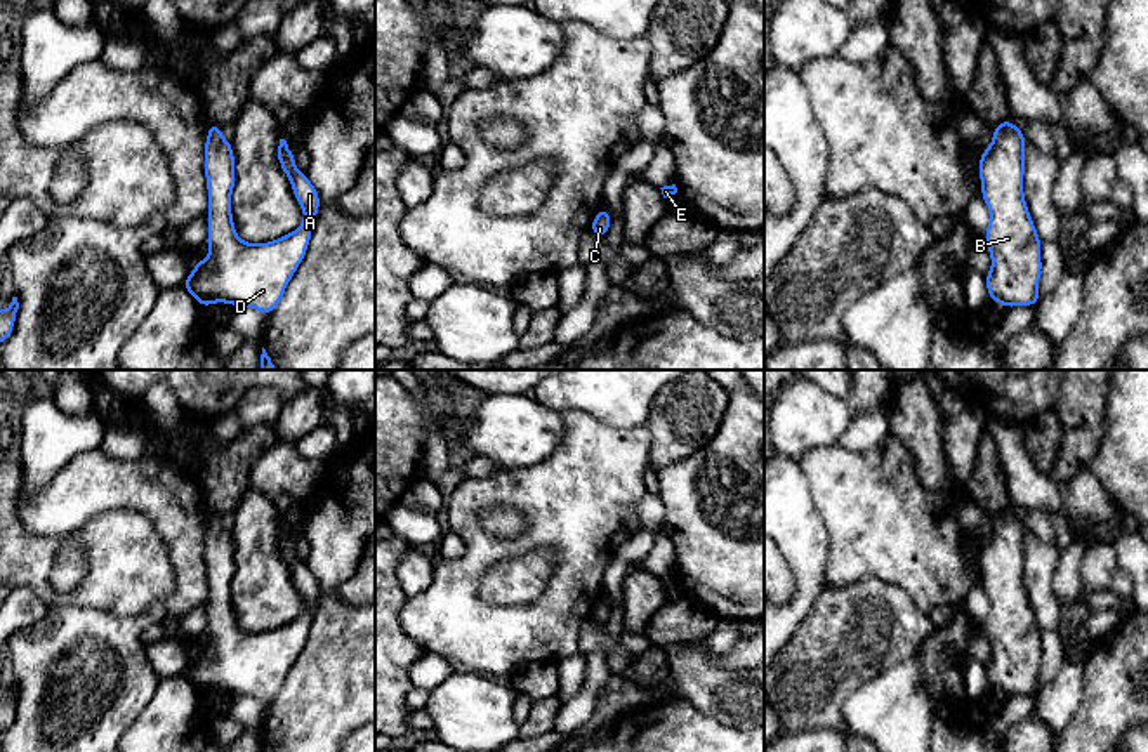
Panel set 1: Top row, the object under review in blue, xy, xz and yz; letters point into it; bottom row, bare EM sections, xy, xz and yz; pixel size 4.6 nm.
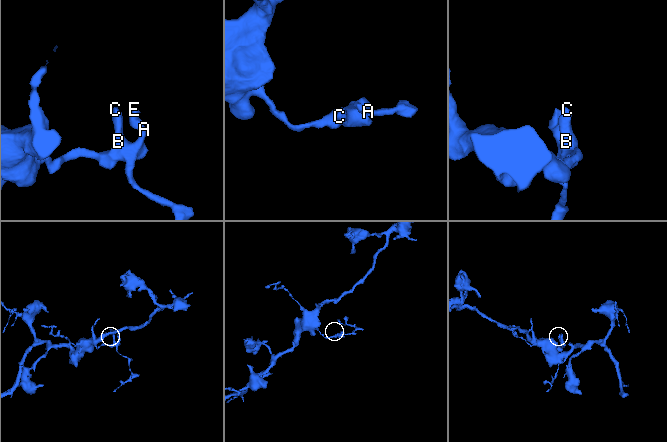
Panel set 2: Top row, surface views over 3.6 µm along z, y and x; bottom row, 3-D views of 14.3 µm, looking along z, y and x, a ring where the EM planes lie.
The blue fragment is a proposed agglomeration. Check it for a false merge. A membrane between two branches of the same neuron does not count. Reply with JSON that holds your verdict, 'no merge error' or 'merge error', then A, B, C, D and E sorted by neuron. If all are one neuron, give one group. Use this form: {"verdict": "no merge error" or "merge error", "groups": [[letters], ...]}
{"verdict": "no merge error", "groups": [["A", "B", "C", "D", "E"]]}

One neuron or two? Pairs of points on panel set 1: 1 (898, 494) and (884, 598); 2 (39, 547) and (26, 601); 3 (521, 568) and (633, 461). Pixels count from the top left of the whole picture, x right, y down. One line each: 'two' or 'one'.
1: two
2: two
3: two

